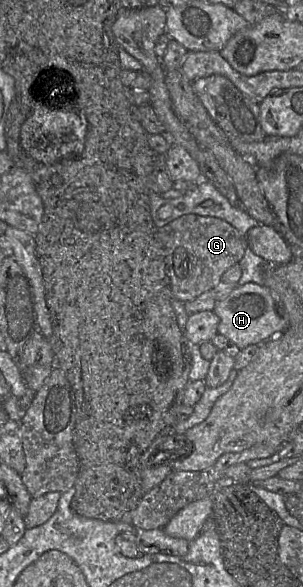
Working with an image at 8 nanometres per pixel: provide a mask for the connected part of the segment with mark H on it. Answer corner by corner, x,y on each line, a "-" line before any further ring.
253,282
238,285
225,299
217,301
213,311
219,317
218,333
243,349
251,344
260,345
287,328
286,321
277,311
270,289

